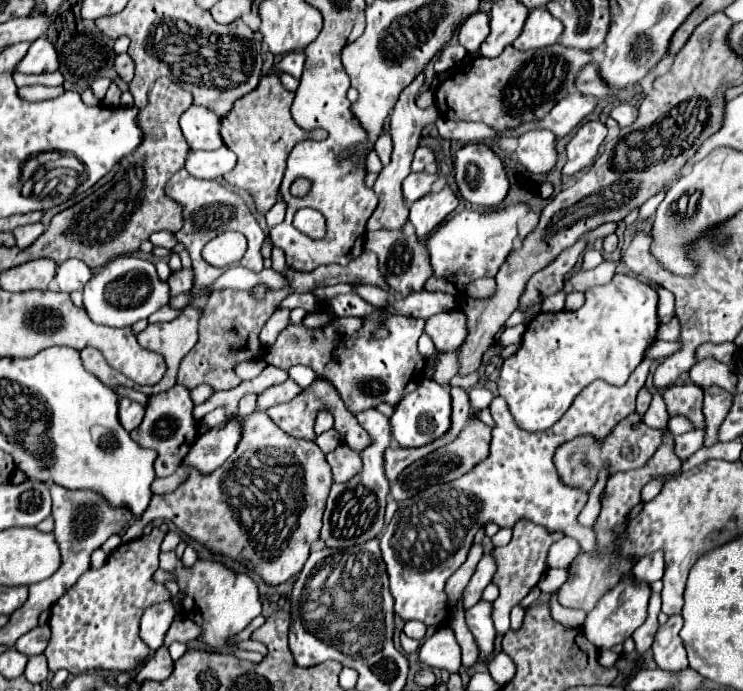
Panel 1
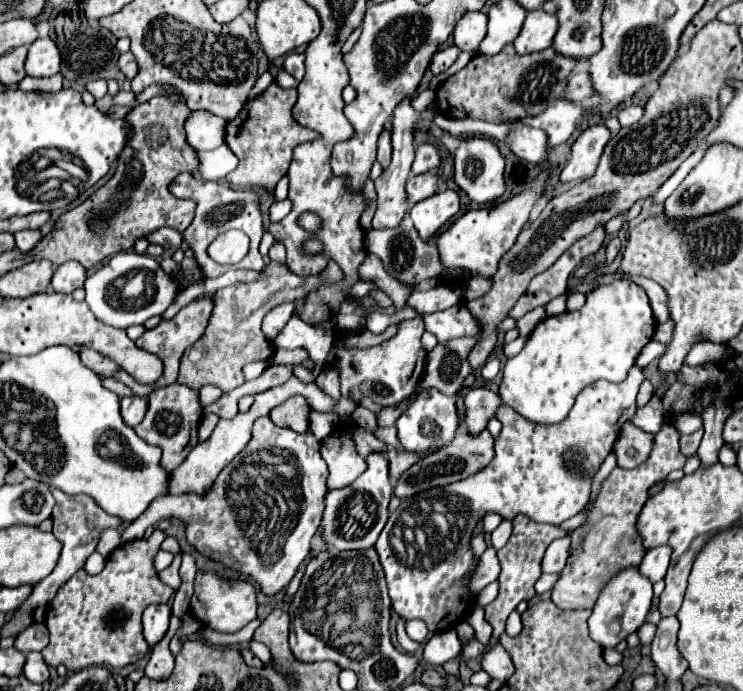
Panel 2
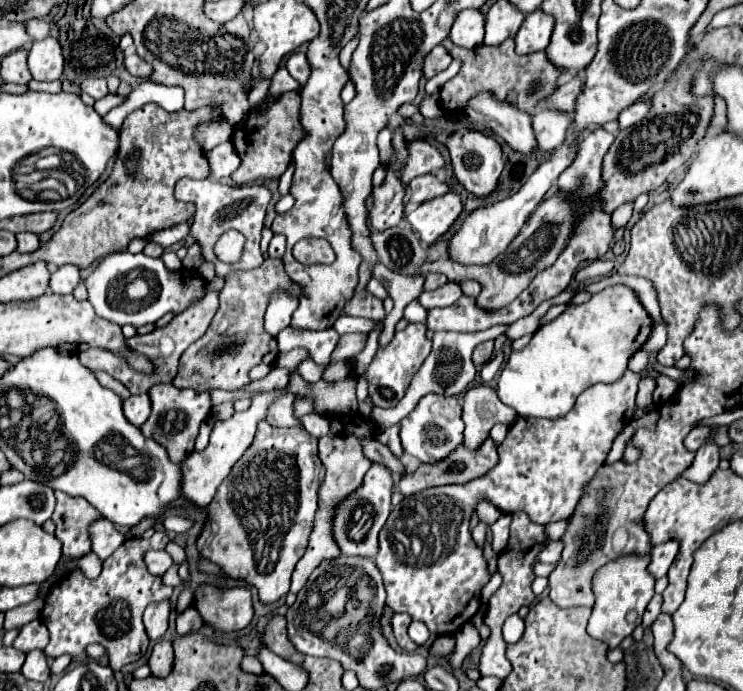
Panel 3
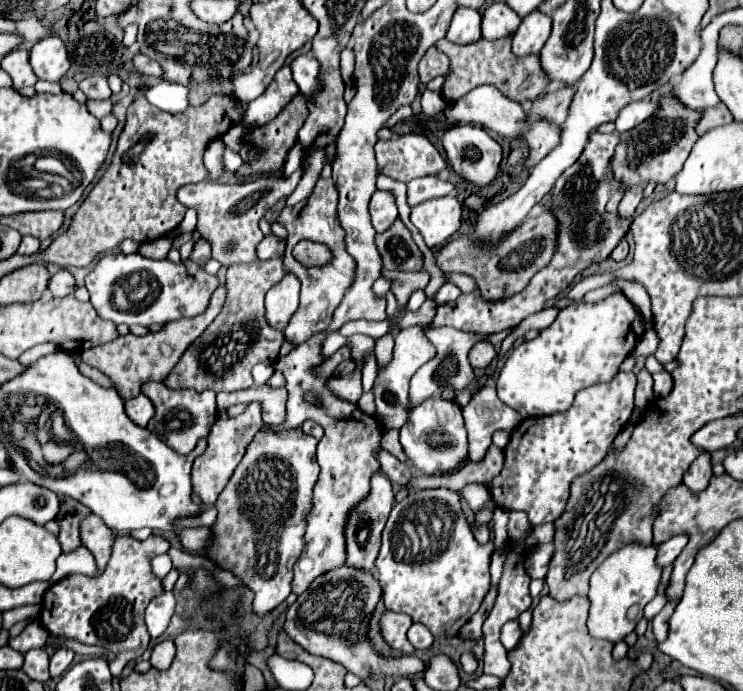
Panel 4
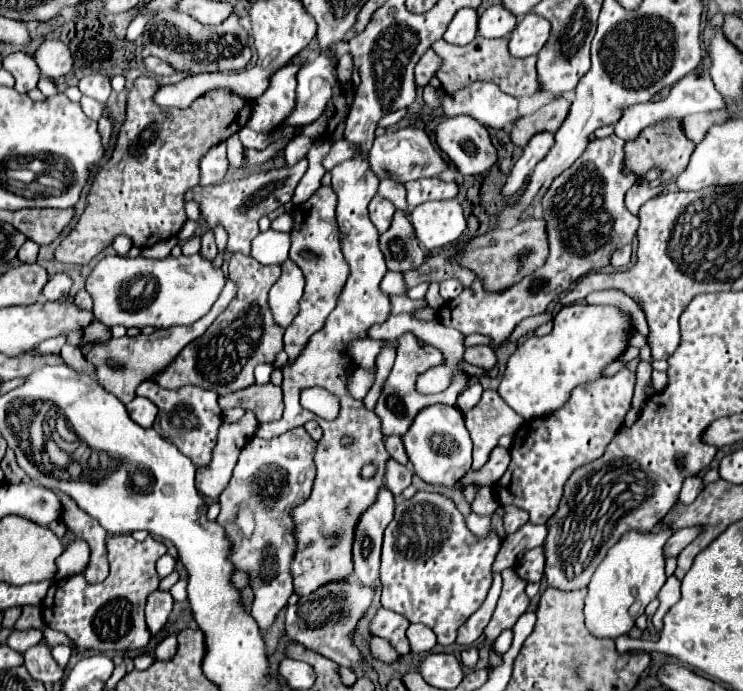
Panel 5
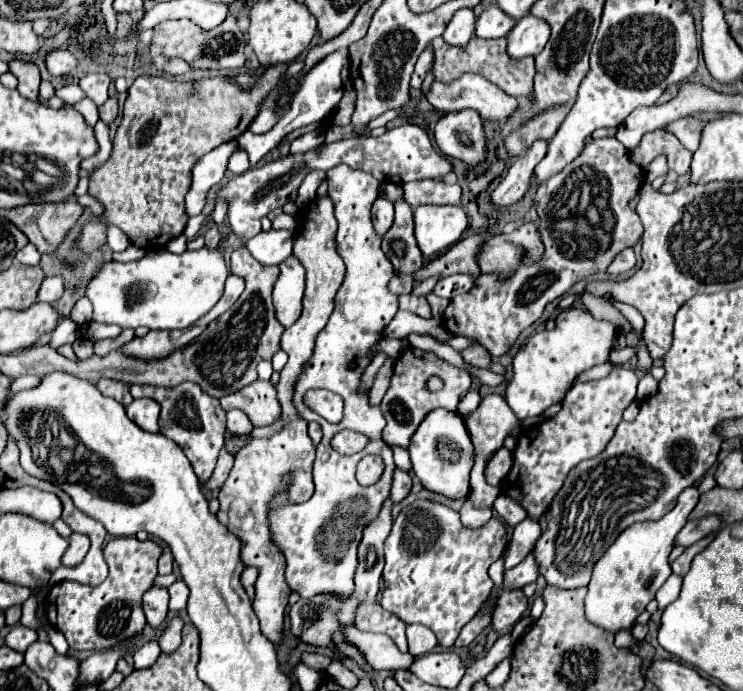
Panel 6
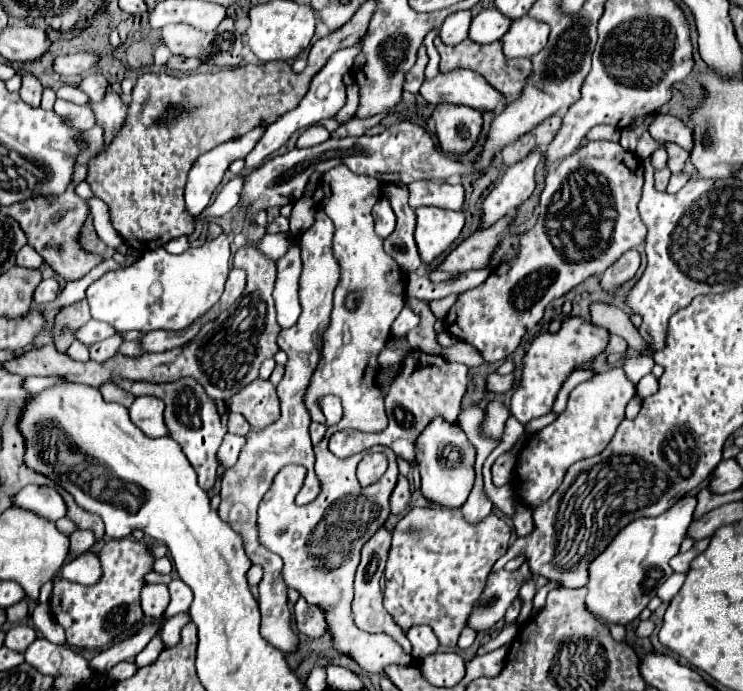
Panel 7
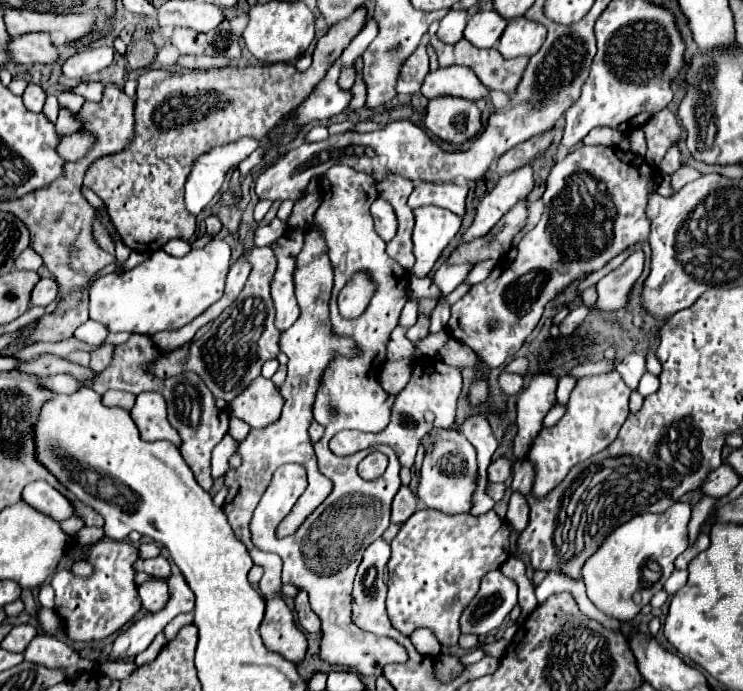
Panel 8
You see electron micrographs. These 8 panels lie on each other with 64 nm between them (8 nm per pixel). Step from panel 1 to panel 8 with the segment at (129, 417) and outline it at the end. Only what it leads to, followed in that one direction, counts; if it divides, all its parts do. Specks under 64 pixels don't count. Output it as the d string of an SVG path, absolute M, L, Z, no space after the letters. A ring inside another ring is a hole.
M142 392L130 410L134 424L138 426L140 438L146 442L168 440L180 448L180 436L166 418L166 402L160 392Z

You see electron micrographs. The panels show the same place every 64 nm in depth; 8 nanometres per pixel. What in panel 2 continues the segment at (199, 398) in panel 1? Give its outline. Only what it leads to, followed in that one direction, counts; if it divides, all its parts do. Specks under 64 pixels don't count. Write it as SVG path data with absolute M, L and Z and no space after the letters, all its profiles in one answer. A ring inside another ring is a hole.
M204 386L204 388L200 390L200 400L202 400L204 406L216 402L220 396L222 396L222 390L216 388L216 386Z

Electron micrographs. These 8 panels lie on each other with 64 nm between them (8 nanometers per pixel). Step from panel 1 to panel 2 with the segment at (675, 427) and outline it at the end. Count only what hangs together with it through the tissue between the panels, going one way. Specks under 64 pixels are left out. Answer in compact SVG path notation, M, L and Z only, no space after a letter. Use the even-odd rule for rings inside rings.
M678 413L673 418L672 423L681 435L691 434L703 427L703 419L700 416L693 416L686 413Z

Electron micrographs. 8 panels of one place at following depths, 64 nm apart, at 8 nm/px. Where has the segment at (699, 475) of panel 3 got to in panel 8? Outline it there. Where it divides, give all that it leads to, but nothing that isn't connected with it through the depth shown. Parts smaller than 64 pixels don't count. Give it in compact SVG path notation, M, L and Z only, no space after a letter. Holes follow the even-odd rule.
M684 502L674 504L664 514L640 514L620 528L612 530L612 536L600 544L600 548L584 562L582 580L588 590L588 598L606 616L620 622L630 622L650 598L662 590L664 582L674 570L674 560L688 548L688 522L690 506ZM640 590L642 602L634 604L632 594Z

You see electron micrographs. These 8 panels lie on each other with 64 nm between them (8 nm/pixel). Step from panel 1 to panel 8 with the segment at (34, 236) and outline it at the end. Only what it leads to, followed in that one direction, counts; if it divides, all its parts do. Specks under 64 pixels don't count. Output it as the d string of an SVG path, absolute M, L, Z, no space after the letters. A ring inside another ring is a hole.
M26 248L18 258L16 258L16 264L14 264L18 270L38 270L42 266L42 260L40 256L32 250L32 248Z

